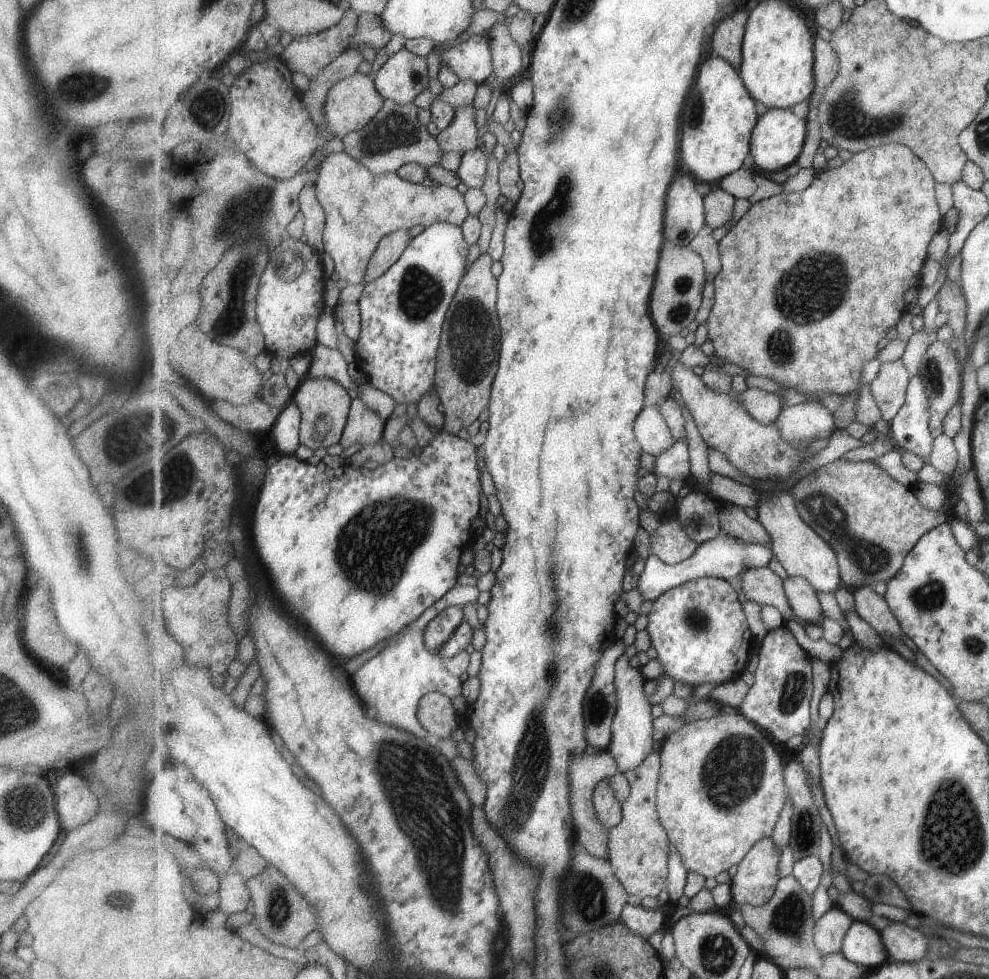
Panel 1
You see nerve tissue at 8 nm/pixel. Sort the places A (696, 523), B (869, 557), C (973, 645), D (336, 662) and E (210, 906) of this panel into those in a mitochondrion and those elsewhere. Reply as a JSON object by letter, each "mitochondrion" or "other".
{"A":"other","B":"mitochondrion","C":"mitochondrion","D":"other","E":"other"}

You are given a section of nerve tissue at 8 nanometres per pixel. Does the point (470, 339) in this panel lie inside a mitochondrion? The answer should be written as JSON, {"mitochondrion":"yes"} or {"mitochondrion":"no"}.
{"mitochondrion":"yes"}

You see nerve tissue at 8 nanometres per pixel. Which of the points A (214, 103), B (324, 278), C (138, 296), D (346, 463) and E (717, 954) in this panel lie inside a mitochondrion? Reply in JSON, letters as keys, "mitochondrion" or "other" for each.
{"A":"mitochondrion","B":"other","C":"other","D":"other","E":"mitochondrion"}

